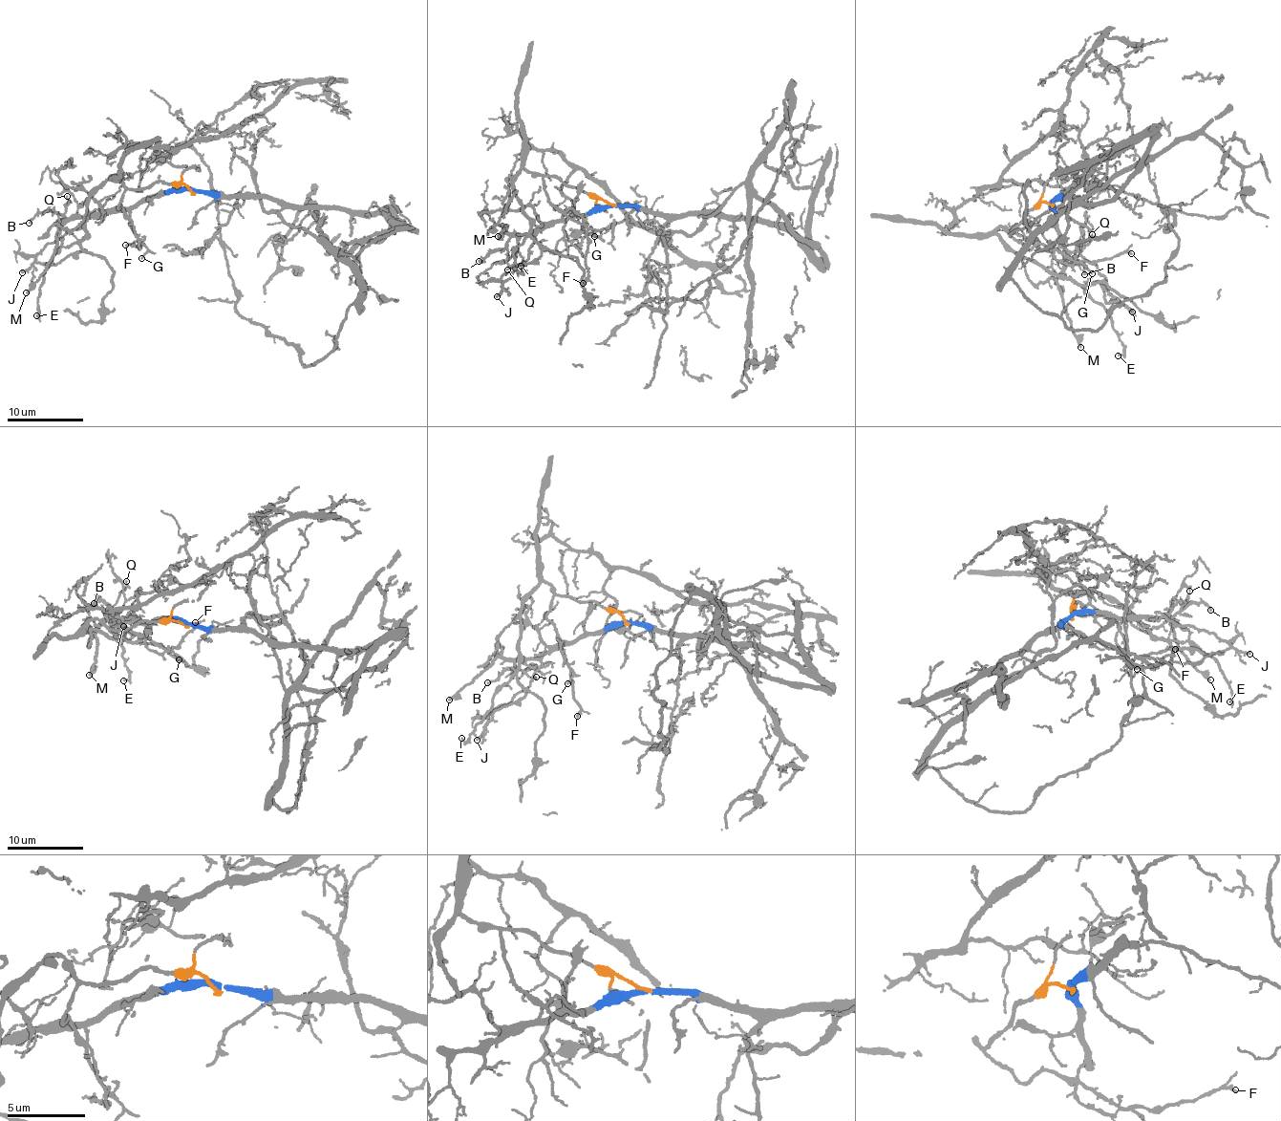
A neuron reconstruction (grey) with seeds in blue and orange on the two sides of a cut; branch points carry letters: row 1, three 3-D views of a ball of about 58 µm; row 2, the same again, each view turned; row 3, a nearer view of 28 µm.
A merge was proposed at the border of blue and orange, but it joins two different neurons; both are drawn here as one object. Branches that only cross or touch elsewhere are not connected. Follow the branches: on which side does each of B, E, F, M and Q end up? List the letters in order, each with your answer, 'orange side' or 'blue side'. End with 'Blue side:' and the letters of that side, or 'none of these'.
B: blue side
E: orange side
F: orange side
M: blue side
Q: blue side
Blue side: B, M, Q

